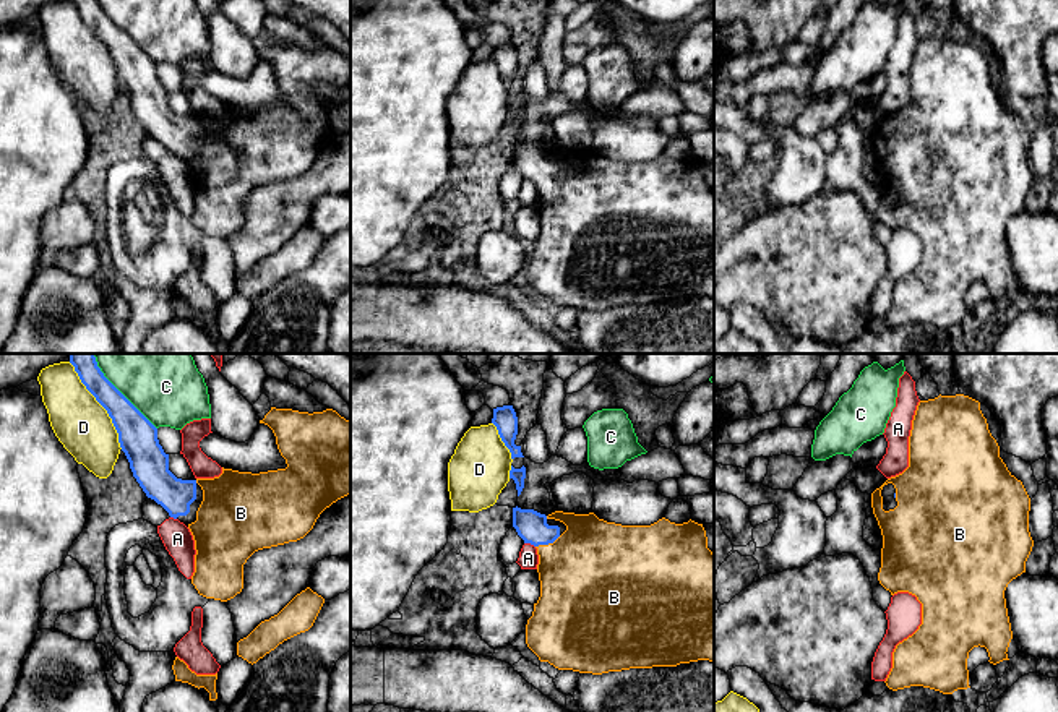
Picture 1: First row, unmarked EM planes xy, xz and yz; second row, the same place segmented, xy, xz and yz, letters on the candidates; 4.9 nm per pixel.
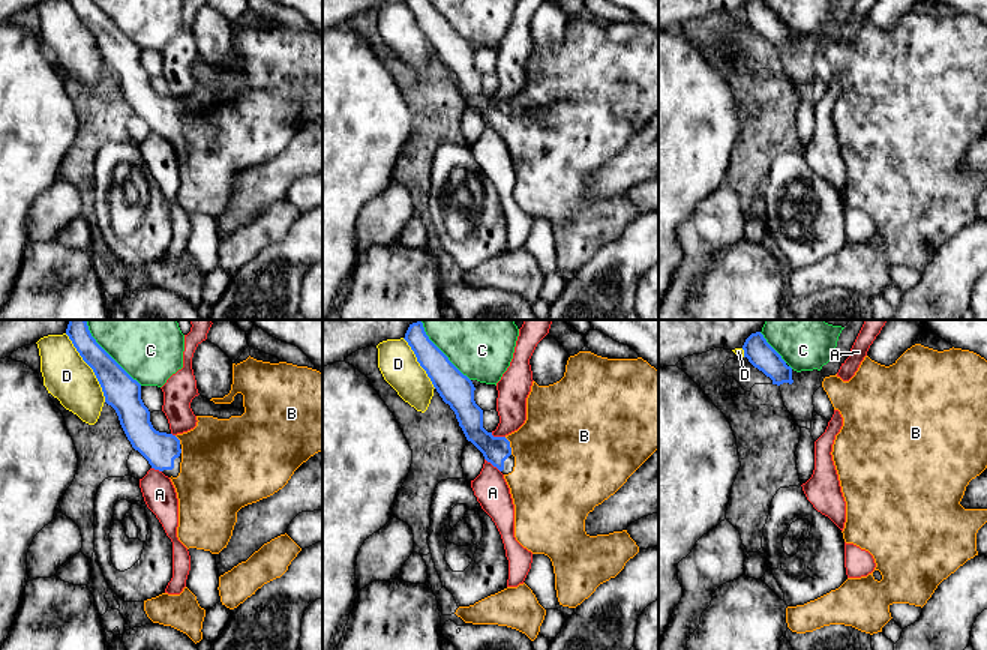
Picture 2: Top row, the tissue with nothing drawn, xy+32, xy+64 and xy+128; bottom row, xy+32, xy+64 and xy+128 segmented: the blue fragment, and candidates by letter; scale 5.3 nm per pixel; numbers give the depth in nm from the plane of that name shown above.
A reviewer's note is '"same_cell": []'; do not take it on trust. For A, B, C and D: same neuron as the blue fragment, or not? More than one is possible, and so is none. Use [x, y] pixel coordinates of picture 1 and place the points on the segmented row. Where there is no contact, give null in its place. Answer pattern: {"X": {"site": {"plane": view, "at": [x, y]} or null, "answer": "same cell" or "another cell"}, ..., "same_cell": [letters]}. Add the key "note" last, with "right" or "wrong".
{"A": {"site": {"plane": "xz", "at": [529, 542]}, "answer": "another cell"}, "B": {"site": {"plane": "xz", "at": [547, 544]}, "answer": "same cell"}, "C": {"site": {"plane": "xy", "at": [119, 391]}, "answer": "another cell"}, "D": {"site": {"plane": "xy", "at": [101, 404]}, "answer": "another cell"}, "same_cell": ["B"], "note": "wrong"}

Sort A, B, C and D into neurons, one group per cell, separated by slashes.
A / B / C / D

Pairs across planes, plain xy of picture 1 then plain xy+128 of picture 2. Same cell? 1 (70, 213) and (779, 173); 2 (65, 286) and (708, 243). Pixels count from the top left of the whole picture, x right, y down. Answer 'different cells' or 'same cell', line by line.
1: different cells
2: different cells

